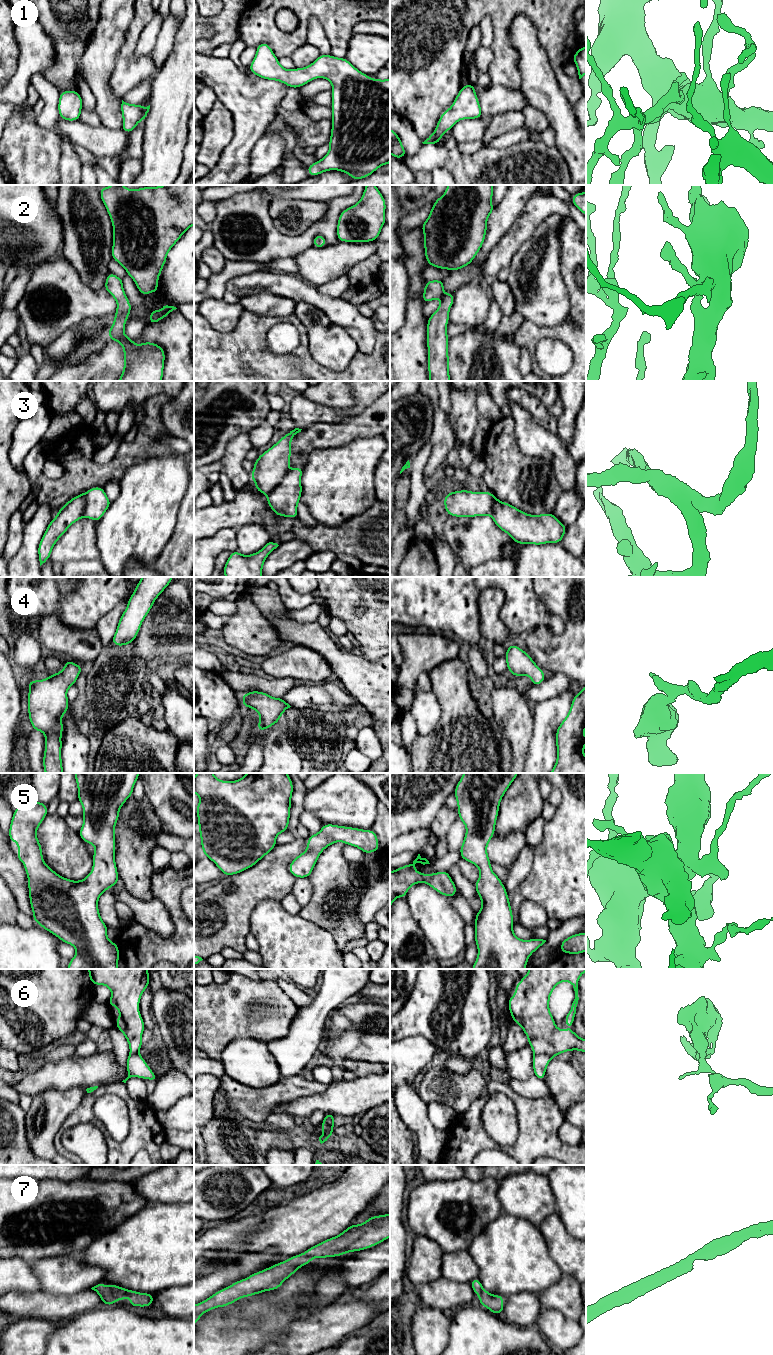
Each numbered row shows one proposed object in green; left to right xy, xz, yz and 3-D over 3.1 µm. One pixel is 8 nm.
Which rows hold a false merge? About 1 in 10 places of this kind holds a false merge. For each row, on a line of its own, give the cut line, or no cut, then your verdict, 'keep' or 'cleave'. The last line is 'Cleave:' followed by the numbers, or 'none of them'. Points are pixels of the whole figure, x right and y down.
1: cut none; keep
2: cut none; keep
3: cut none; keep
4: cut none; keep
5: cut none; keep
6: cut yz (534, 1053), (548, 1053), (552, 1056); cleave
7: cut none; keep
Cleave: 6

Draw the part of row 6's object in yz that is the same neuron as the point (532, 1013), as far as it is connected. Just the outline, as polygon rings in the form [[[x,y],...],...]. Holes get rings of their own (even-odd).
[[[529,969],[528,973],[515,986],[515,994],[509,998],[508,1007],[512,1020],[522,1027],[534,1054],[547,1053],[552,1057],[565,1051],[579,1050],[586,1053],[586,1040],[581,1039],[573,1030],[560,1030],[549,1010],[549,1000],[554,988],[563,981],[572,984],[575,999],[566,1015],[566,1026],[573,1027],[578,1004],[578,981],[586,969]]]

